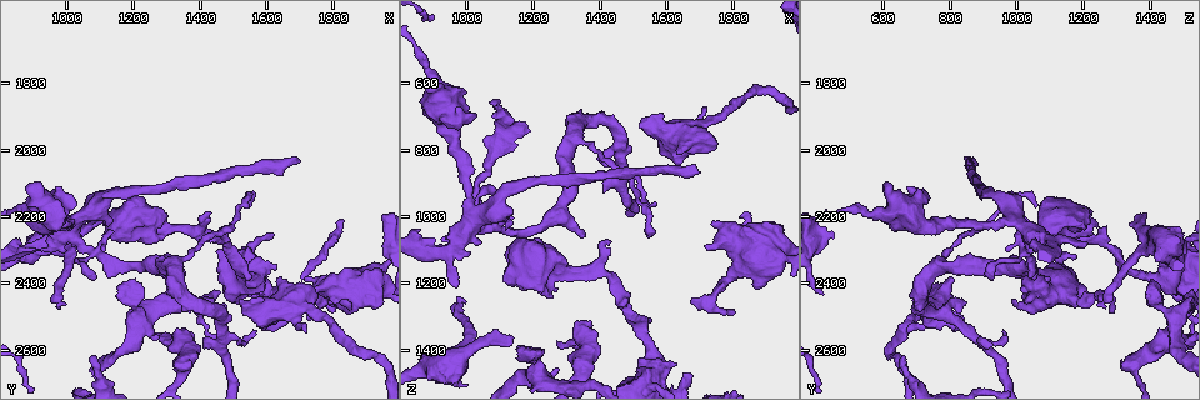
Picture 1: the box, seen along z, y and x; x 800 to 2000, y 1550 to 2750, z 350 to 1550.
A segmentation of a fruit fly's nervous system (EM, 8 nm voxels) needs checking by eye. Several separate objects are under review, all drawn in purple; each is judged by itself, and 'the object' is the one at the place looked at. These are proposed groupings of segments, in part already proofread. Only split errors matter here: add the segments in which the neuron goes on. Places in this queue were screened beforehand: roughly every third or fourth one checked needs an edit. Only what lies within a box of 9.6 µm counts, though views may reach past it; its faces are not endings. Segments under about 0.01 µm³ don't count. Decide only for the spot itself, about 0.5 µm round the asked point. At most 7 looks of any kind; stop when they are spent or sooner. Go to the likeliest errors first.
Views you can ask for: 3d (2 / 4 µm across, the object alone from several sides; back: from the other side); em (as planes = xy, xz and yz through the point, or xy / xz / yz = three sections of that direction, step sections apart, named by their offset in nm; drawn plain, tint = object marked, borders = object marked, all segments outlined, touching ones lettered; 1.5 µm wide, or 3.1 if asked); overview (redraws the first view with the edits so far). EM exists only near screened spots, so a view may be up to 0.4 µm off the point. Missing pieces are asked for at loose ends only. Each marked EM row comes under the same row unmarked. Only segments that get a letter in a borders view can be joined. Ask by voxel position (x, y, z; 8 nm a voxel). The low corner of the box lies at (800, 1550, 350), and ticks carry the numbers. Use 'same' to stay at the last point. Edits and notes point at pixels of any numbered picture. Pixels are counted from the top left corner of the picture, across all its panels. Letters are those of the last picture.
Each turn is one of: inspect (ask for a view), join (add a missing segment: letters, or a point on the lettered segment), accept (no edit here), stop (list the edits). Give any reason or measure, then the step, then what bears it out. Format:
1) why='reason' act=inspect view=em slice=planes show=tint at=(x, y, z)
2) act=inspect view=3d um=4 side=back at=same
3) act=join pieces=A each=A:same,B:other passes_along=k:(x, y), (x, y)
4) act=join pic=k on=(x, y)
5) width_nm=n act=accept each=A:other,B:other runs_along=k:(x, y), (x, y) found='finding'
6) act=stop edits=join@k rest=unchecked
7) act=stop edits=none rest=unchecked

why='tapers out' act=inspect view=3d um=2 at=(1420, 2180, 1080)

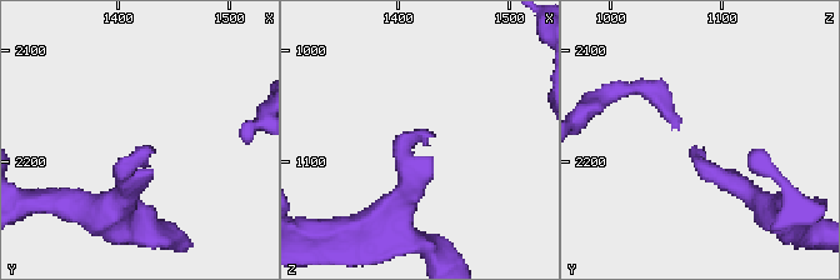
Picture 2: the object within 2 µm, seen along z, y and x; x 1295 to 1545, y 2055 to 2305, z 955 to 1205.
why='shape alone is not enough' act=inspect view=em slice=planes show=borders at=(1428, 2190, 1072)

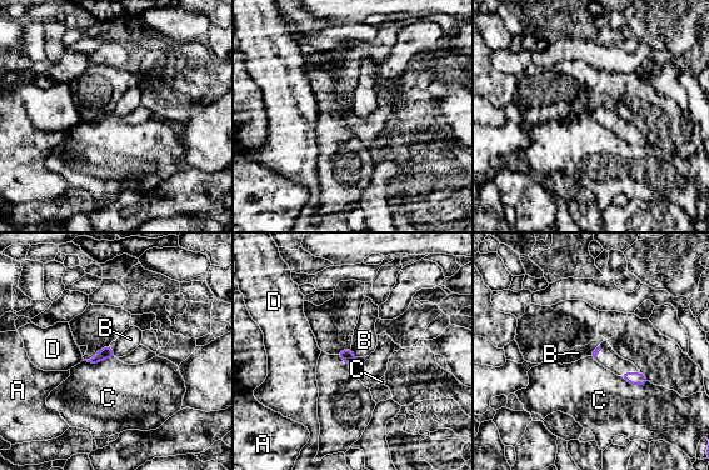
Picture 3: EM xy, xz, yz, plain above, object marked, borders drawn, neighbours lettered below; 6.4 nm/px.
act=accept each=A:other,B:other,C:other,D:other border=3:(109, 346), (115, 355) found='none of them fits'

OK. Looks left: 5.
why='free end' act=inspect view=em slice=xz step=4 show=tint at=(1670, 2460, 1260)

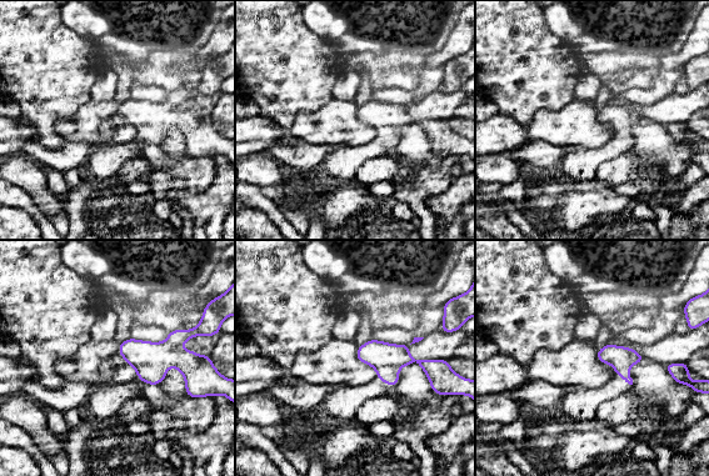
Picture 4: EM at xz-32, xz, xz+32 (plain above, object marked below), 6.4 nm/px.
act=inspect view=em slice=xz step=4 show=borders at=same

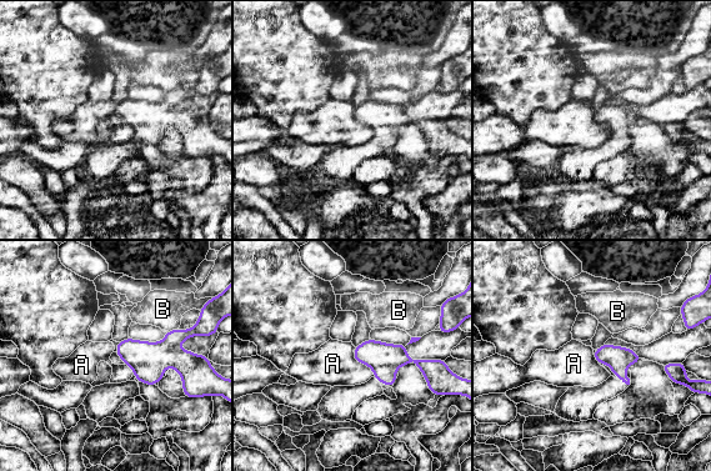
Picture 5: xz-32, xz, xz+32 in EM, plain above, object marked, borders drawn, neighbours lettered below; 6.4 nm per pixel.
act=accept each=A:other,B:other found='no lettered segment goes on from it'

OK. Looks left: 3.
why='free end' act=inspect view=3d um=4 at=(1630, 2390, 820)

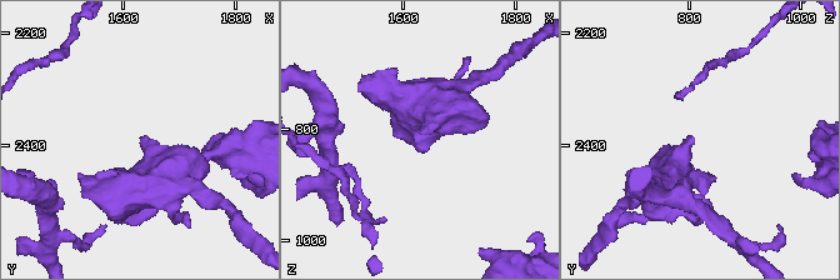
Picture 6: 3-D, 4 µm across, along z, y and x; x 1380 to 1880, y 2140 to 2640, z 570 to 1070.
act=inspect view=em slice=planes show=borders at=(1635, 2385, 805)

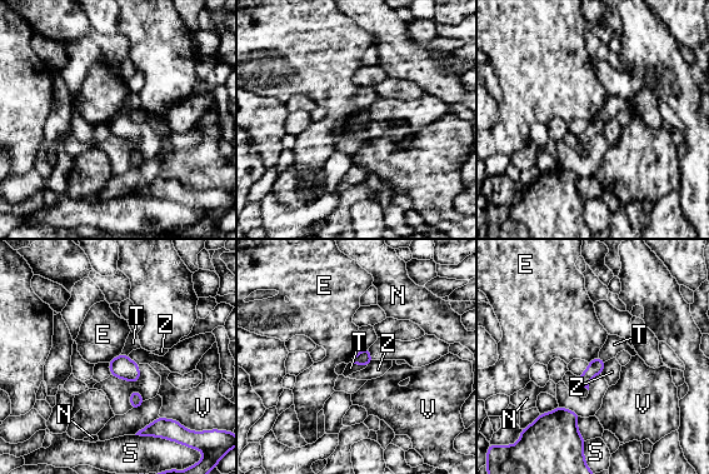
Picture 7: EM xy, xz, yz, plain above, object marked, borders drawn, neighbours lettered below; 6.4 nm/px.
act=accept each=E:other,N:other,S:other,T:other,V:other,Z:other border=7:(362, 349), (348, 362) found='no lettered segment goes on from it'

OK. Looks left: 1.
act=stop edits=none rest=unchecked

